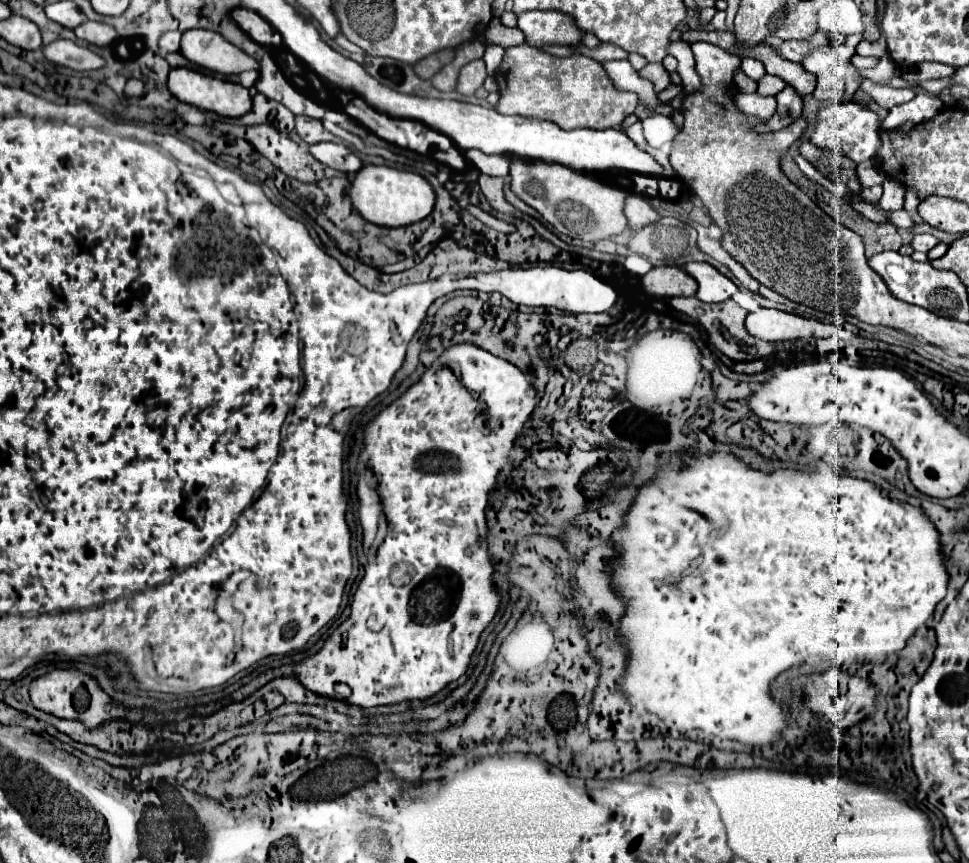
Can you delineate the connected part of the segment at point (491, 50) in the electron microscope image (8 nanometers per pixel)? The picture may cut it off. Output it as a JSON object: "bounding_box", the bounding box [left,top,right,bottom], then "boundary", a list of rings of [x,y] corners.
{"bounding_box":[482,44,505,76],"boundary":[[[488,44],[486,46],[486,50],[482,59],[486,64],[486,70],[489,76],[494,76],[497,73],[504,54],[505,49],[499,45]]]}

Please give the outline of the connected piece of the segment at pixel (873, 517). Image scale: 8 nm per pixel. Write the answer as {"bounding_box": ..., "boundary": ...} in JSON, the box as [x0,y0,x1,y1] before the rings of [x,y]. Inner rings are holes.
{"bounding_box":[610,453,948,745],"boundary":[[[714,453],[702,459],[688,459],[686,465],[680,465],[678,455],[666,455],[666,459],[668,463],[662,467],[658,477],[640,489],[634,505],[626,513],[624,527],[612,533],[612,543],[618,547],[620,555],[610,565],[612,589],[620,597],[624,597],[624,603],[628,605],[624,619],[620,621],[618,635],[626,637],[628,641],[630,665],[624,683],[620,683],[620,689],[630,701],[658,715],[662,721],[674,723],[682,729],[702,729],[710,735],[736,739],[746,745],[774,743],[780,737],[782,727],[786,725],[784,709],[768,695],[770,681],[778,673],[804,663],[804,659],[812,655],[825,657],[822,671],[826,671],[832,667],[846,669],[846,663],[856,663],[862,659],[882,659],[890,653],[896,653],[904,649],[906,639],[912,637],[912,633],[932,615],[936,603],[946,597],[948,573],[944,567],[944,557],[940,553],[936,527],[926,519],[922,509],[884,497],[873,483],[854,477],[840,477],[834,471],[828,471],[828,475],[808,475],[782,469],[772,475],[762,475],[748,469],[742,461],[736,461],[736,457],[724,453]],[[698,557],[704,557],[704,563],[696,567],[696,571],[692,571],[690,567]],[[682,575],[684,585],[680,585],[678,589],[676,585],[666,585],[666,581],[676,581]]]}

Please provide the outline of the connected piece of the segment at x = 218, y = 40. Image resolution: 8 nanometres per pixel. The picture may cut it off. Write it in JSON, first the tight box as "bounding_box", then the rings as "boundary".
{"bounding_box":[180,29,258,75],"boundary":[[[190,29],[182,35],[180,53],[198,67],[220,75],[238,75],[244,71],[258,71],[258,61],[246,55],[236,45],[228,43],[220,33],[206,29]]]}

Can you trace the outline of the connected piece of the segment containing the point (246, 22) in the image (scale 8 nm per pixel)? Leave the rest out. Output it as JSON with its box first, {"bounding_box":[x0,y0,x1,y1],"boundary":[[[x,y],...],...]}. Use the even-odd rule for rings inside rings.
{"bounding_box":[232,7,282,47],"boundary":[[[238,7],[234,9],[232,13],[232,21],[256,43],[260,45],[266,45],[266,47],[278,47],[282,43],[280,39],[280,33],[274,31],[274,27],[260,19],[260,15],[256,15],[254,11],[246,11],[244,7]]]}

